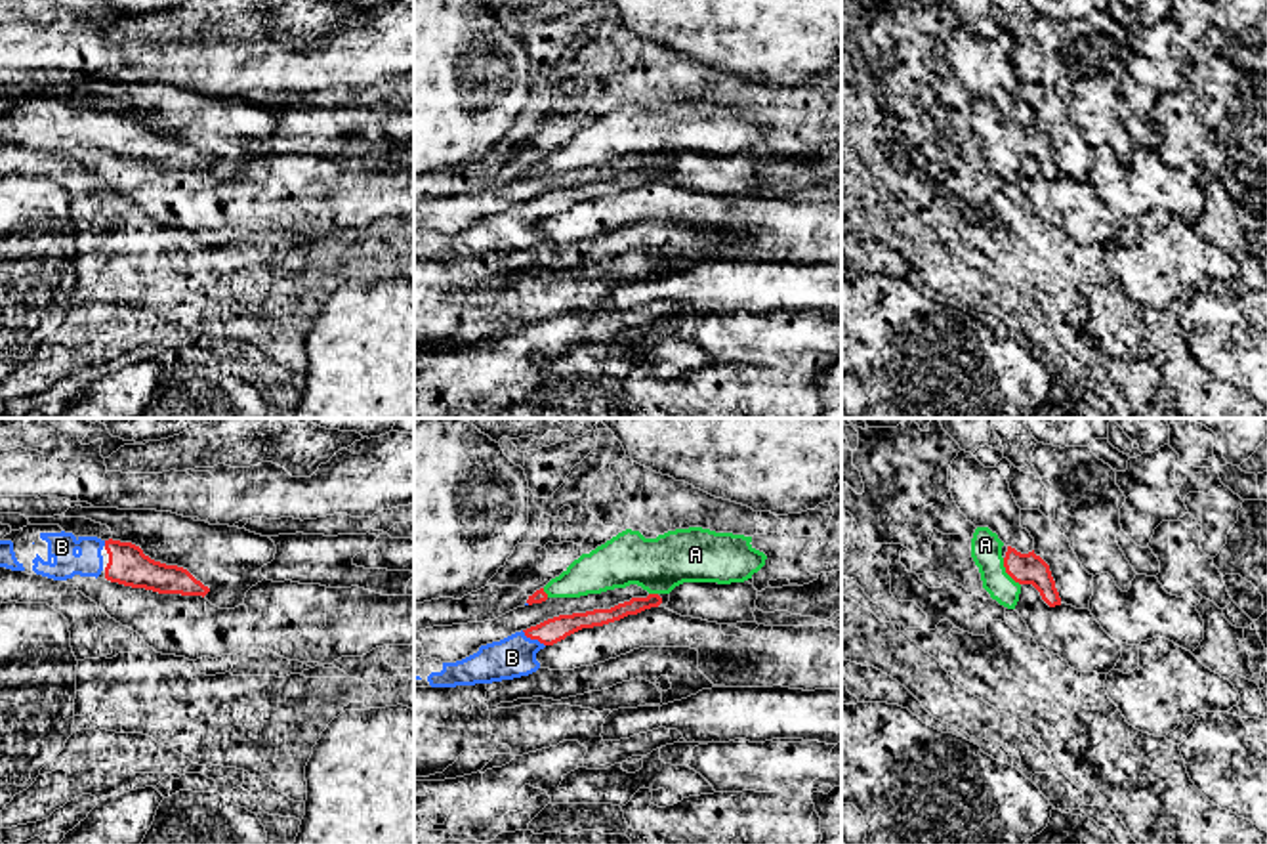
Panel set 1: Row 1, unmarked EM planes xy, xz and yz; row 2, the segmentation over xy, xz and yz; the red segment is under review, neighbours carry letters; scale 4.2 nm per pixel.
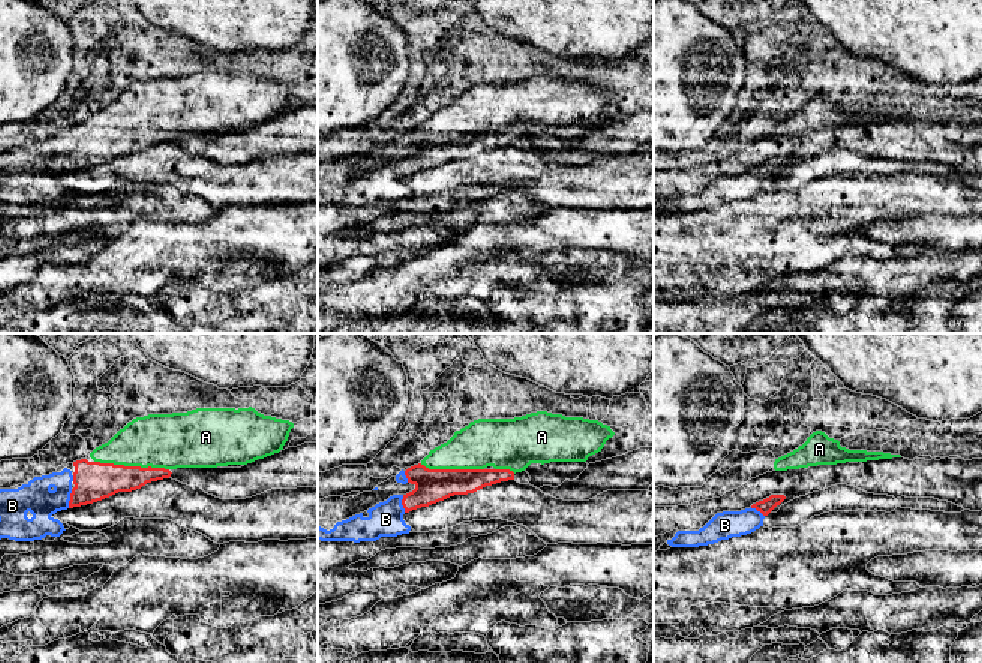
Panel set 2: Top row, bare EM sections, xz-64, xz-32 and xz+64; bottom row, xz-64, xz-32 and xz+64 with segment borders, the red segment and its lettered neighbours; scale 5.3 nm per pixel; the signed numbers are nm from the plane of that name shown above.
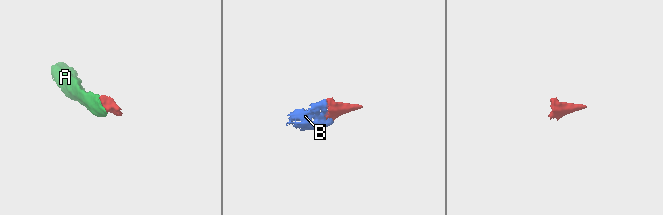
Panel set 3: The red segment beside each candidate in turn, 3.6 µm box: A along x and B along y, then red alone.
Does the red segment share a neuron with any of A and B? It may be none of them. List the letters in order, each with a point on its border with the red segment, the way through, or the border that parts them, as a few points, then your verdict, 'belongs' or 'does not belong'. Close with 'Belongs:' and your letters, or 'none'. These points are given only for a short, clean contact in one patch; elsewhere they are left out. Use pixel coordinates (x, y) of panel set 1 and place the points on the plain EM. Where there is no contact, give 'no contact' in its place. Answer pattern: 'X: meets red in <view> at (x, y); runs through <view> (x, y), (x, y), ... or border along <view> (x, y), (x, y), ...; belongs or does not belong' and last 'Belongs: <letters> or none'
A: meets red in yz at (1006, 144); runs through yz (1029, 140), (1006, 144), (987, 125), (985, 117); belongs
B: meets red in xz at (533, 210); runs through xz (552, 203), (533, 210), (512, 230); belongs
Belongs: A, B

